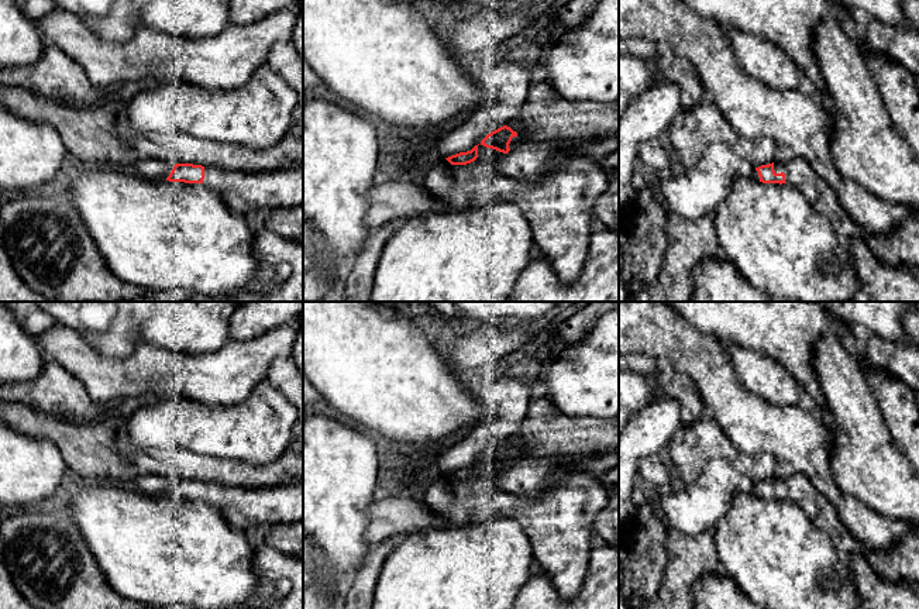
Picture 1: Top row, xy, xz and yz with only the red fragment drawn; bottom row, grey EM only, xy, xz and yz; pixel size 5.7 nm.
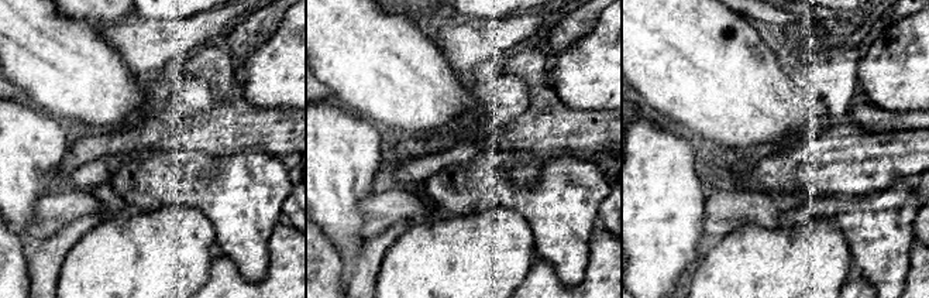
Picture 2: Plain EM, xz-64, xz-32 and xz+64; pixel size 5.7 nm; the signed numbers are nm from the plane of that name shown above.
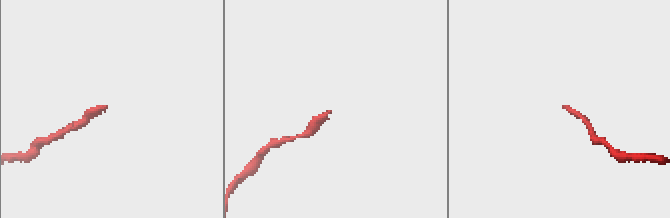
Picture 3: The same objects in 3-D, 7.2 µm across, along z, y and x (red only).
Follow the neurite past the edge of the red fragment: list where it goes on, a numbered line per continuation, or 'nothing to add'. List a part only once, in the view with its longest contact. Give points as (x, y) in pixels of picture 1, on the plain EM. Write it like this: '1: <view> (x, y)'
1: yz (798, 488)

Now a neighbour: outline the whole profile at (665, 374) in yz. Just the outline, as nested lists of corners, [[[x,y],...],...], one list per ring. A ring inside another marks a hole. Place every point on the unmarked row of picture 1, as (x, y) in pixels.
[[[657,358],[655,362],[657,362],[657,367],[655,367],[657,375],[654,381],[660,390],[665,390],[667,386],[677,378],[677,374],[668,359]]]

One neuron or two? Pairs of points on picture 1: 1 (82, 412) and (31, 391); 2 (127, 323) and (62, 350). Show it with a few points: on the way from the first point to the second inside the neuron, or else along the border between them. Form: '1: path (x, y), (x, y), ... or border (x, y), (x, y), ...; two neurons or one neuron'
1: path (69, 399), (58, 392), (44, 392); one neuron
2: border (82, 331), (97, 350), (116, 357); two neurons

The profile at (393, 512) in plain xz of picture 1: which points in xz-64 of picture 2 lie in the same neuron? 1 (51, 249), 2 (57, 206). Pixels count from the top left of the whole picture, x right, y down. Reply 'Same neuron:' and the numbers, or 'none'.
Same neuron: 2

